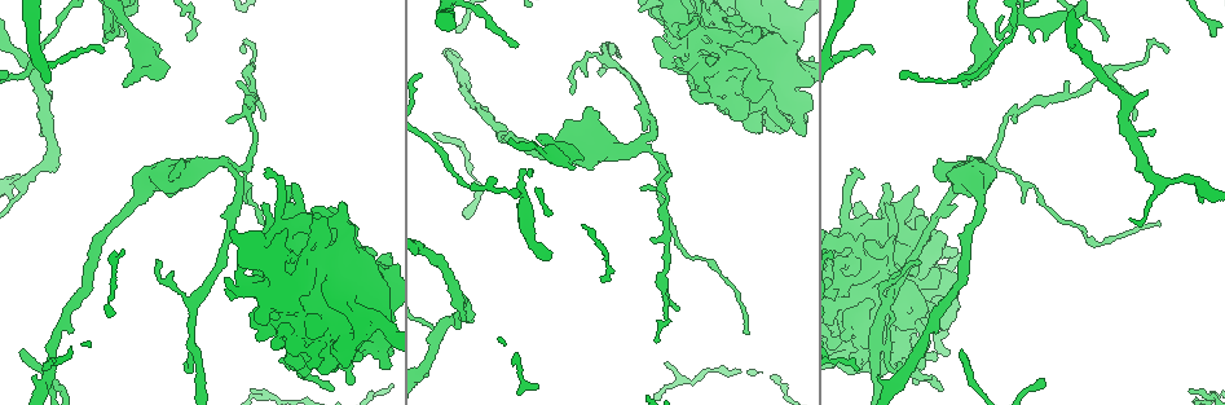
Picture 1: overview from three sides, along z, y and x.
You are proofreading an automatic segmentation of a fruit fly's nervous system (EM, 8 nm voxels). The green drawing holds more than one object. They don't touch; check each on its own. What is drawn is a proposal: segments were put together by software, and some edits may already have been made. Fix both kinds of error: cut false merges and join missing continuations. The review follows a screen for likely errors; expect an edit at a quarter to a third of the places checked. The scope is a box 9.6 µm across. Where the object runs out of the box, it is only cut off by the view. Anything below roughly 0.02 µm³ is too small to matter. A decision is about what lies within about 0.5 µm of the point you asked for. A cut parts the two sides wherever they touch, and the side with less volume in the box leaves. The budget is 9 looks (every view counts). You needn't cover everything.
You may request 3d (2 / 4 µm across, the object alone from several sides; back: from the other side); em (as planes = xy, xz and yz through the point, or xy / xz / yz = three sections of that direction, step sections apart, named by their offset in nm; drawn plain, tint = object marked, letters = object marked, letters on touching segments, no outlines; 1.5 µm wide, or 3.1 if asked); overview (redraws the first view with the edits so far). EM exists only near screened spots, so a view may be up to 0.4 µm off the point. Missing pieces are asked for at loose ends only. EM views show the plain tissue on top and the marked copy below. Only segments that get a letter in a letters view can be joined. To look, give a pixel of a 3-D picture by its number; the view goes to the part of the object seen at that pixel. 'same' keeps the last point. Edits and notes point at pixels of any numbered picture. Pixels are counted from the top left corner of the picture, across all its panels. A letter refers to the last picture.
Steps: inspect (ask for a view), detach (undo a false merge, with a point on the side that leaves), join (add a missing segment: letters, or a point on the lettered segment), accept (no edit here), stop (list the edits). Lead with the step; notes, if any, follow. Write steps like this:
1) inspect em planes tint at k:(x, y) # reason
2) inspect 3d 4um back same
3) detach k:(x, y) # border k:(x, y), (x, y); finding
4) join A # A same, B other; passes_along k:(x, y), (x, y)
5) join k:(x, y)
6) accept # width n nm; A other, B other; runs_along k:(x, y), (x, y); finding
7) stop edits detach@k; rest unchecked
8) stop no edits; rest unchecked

inspect 3d 4um at 1:(26, 185) # thin neck

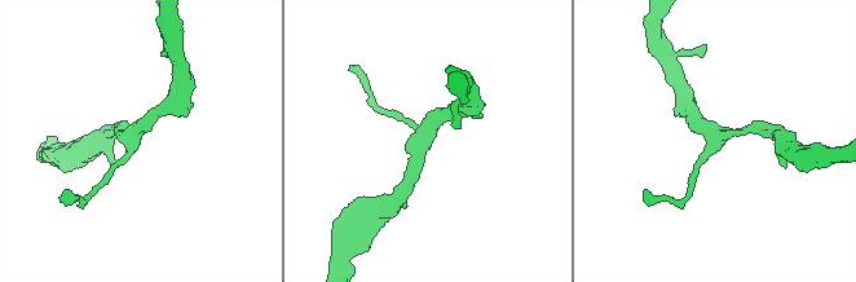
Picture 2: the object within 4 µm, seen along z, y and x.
inspect em xz step 4 tint at 2:(423, 139) # arms 3; now the EM

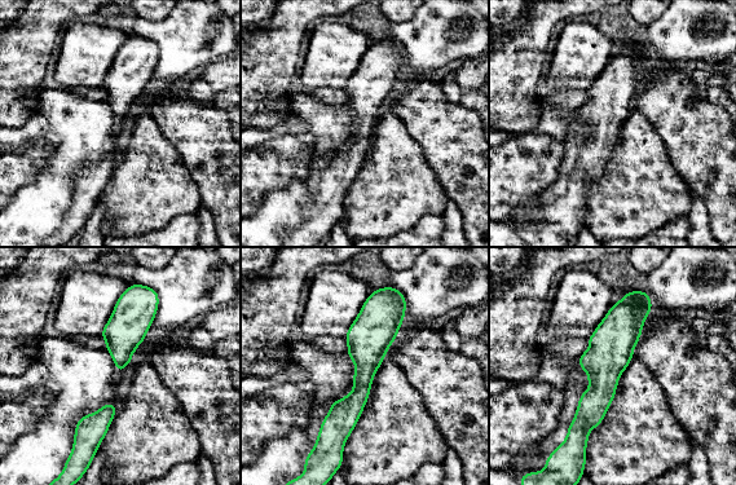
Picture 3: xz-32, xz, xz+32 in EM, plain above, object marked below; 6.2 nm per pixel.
inspect em planes letters same

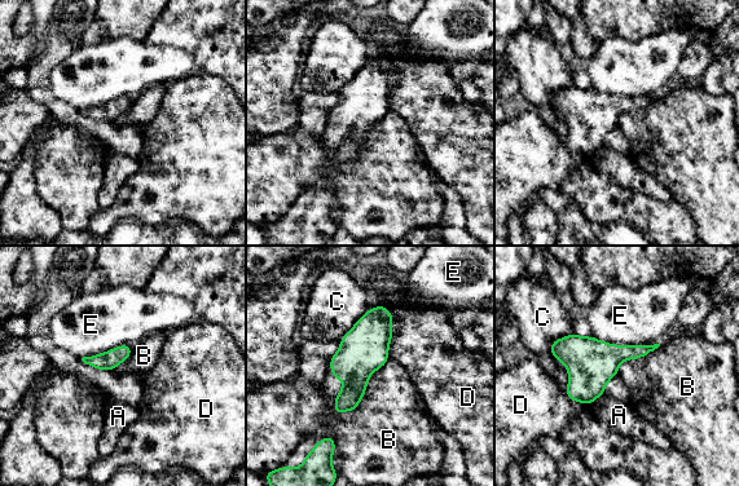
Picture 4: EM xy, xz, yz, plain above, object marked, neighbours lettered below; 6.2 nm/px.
accept # width 300 nm; A other, B other, C other, D other, E other; border 4:(381, 303), (392, 318), (390, 358); all the same cell

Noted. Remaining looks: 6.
inspect em xy step 4 letters at 1:(657, 341)

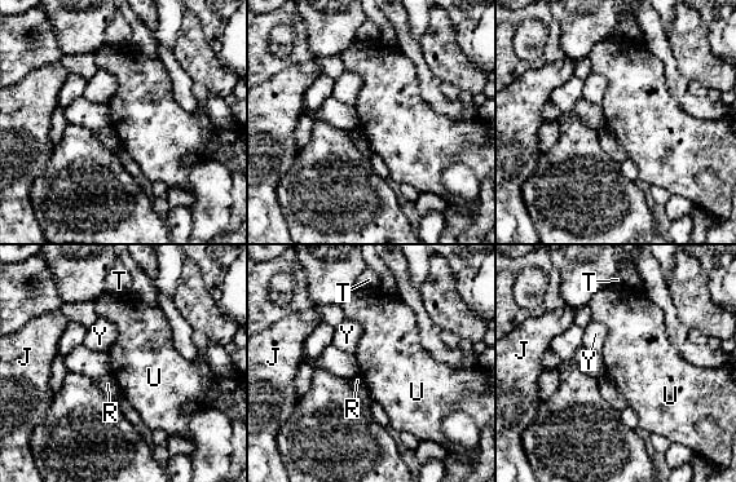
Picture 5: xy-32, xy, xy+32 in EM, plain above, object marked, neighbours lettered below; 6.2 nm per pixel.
inspect em planes letters same

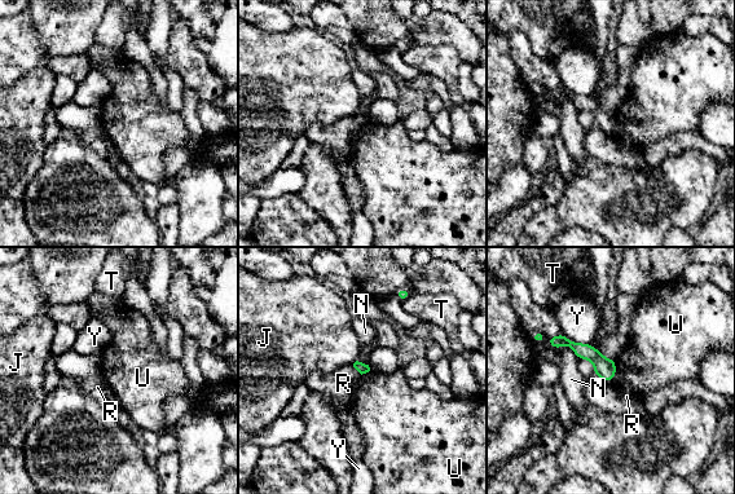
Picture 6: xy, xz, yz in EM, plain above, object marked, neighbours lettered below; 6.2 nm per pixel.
accept # J other, N other, R other, T other, U other, Y other; none of them fits

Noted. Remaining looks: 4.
inspect em xz step 8 letters at 1:(159, 264) # free end

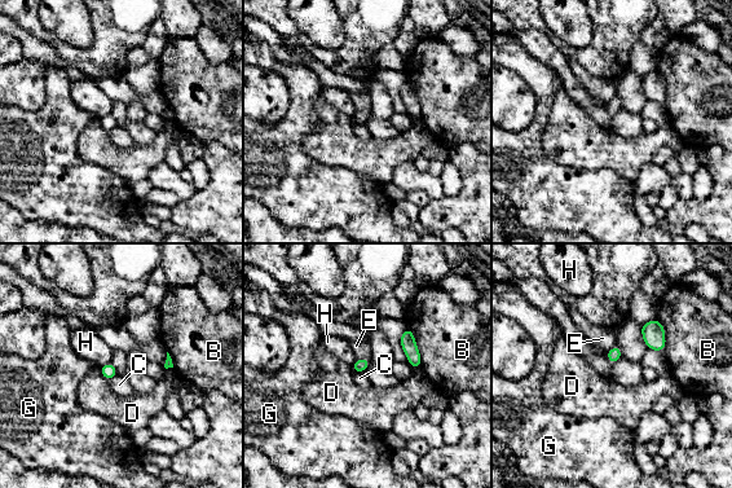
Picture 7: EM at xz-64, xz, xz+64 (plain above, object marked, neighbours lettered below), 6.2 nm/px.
inspect em planes letters same

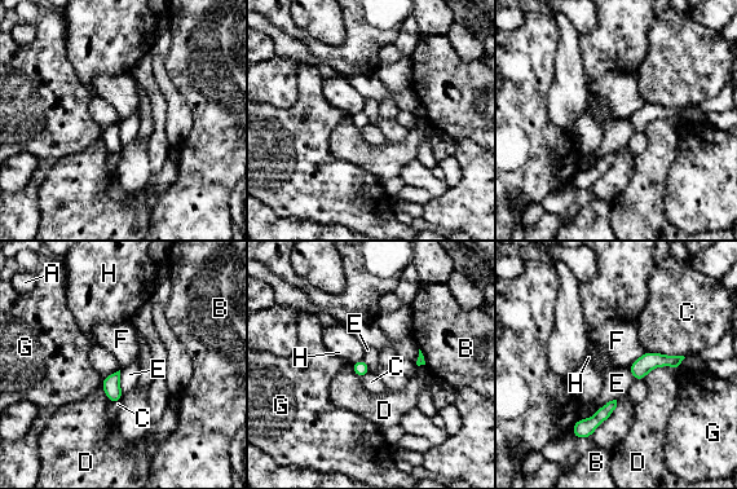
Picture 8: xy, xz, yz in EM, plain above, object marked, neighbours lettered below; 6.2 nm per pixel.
accept # width 110 nm; A other, B other, C other, D other, E other, F other, G other, H other; runs_along 8:(678, 358), (649, 360), (632, 368); none of them fits

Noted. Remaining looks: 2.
inspect 3d 2um at 1:(598, 73) # branch stops here

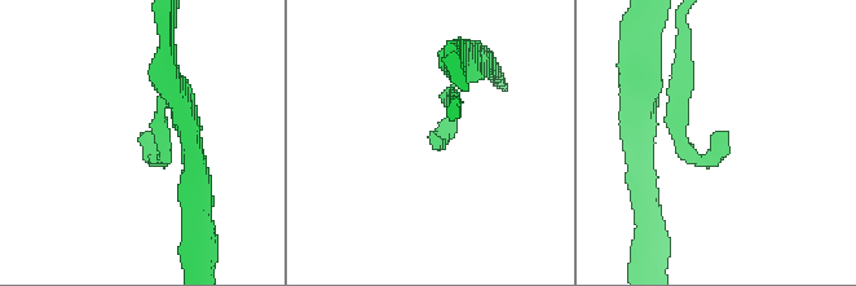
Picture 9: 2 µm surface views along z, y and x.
inspect em planes letters at 9:(434, 149) # now the EM

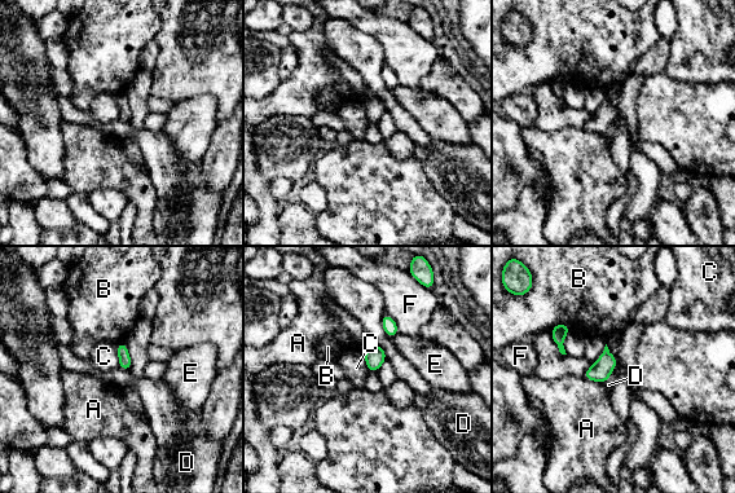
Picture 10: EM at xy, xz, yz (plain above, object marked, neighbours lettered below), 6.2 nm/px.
accept # width 80 nm; longest_contact F 170 nm; A other, B other, C other, D other, E other, F other; no lettered segment goes on from it

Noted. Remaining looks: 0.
stop no edits; rest unchecked

